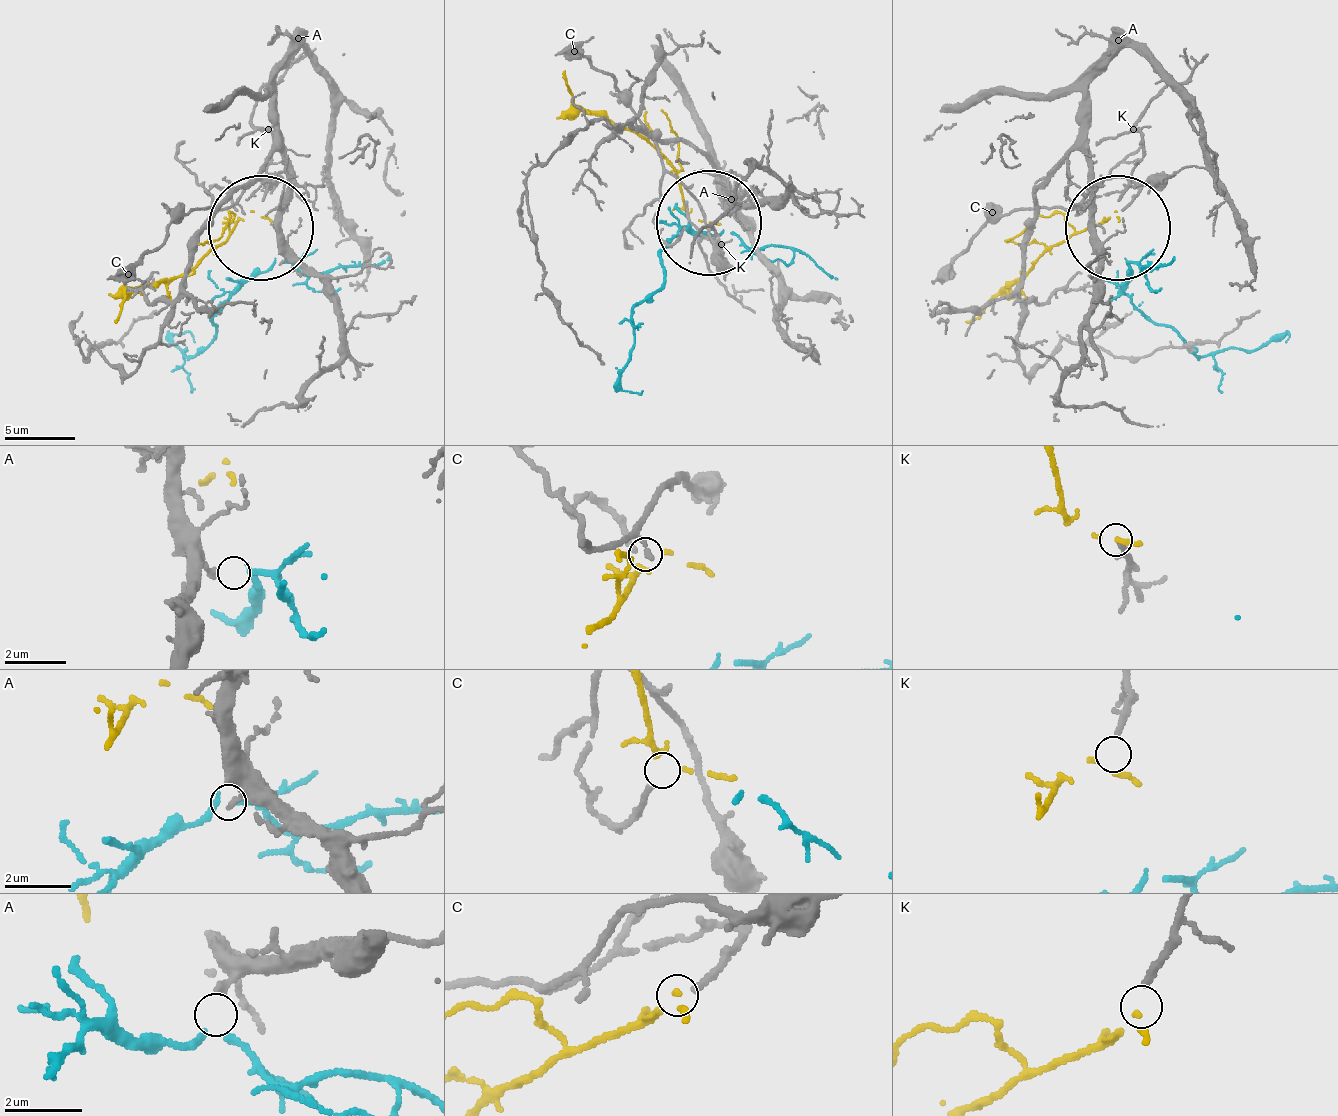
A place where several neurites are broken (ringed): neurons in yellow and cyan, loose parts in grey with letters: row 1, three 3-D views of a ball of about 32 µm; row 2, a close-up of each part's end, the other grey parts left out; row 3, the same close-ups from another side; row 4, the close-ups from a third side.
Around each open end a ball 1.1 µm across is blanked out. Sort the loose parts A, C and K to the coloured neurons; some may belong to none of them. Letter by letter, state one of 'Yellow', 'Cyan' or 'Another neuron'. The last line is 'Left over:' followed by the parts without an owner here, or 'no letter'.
A: Cyan
C: Yellow
K: Another neuron
Left over: K

